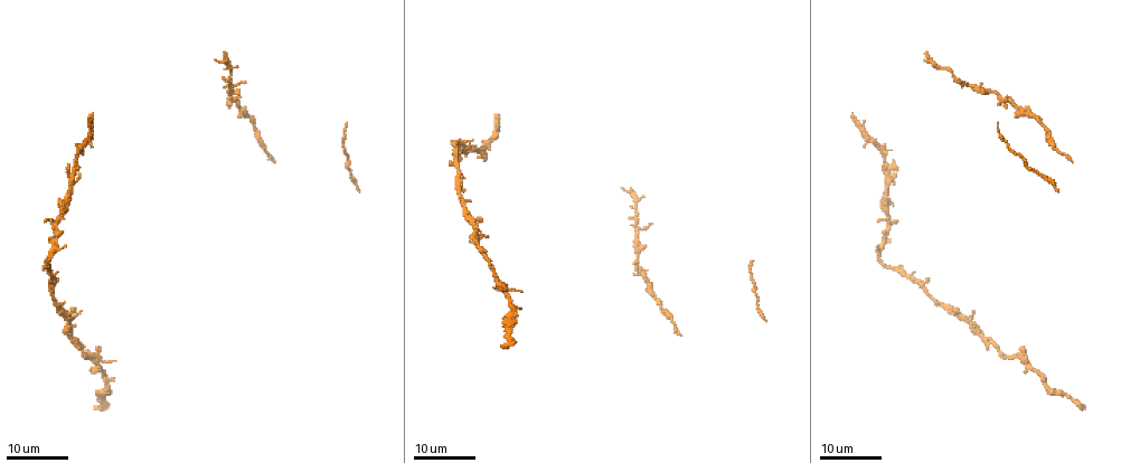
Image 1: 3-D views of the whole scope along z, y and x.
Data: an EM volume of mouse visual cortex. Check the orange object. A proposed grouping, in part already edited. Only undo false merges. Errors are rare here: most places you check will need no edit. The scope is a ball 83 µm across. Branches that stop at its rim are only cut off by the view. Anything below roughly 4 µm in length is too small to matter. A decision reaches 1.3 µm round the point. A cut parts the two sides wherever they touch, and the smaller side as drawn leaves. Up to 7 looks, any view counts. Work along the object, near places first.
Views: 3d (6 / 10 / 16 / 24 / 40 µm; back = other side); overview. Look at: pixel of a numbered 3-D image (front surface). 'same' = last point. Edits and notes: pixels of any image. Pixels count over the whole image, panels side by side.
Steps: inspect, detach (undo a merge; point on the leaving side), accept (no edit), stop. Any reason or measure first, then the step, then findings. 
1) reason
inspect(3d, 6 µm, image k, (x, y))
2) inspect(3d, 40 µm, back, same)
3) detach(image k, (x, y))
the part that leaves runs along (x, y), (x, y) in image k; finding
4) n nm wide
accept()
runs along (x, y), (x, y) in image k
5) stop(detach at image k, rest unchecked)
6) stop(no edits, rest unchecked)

a narrow waist
inspect(3d, 16 µm, image 1, (658, 305))

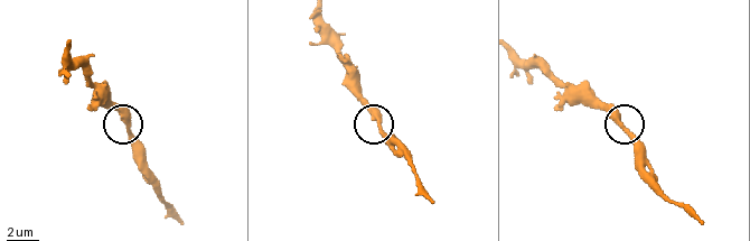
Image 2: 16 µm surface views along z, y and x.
closer look
inspect(3d, 10 µm, image 2, (380, 123))

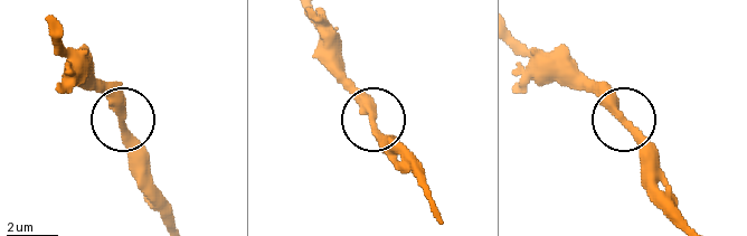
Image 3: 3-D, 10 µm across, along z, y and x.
accept()
runs along (518, 39), (575, 65), (656, 159) in image 3; one neuron here

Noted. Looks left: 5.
a narrow waist
inspect(3d, 16 µm, image 1, (680, 337))

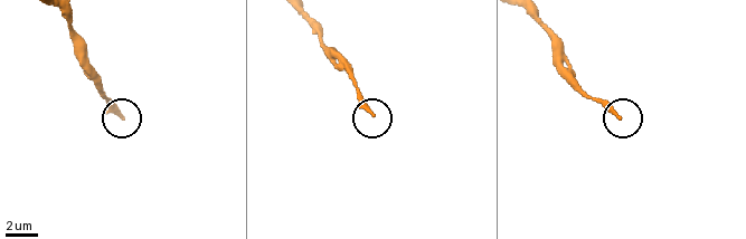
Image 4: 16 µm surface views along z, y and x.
inspect(3d, 10 µm, image 4, (619, 117))

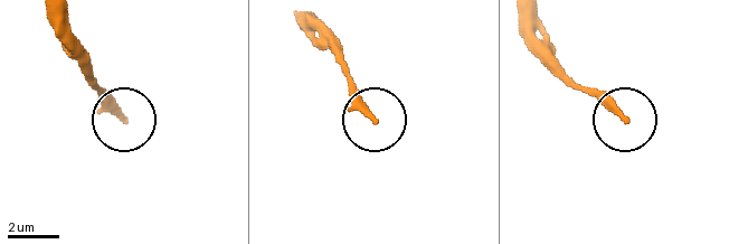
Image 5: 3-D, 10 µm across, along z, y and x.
inspect(3d, 6 µm, image 5, (125, 117))

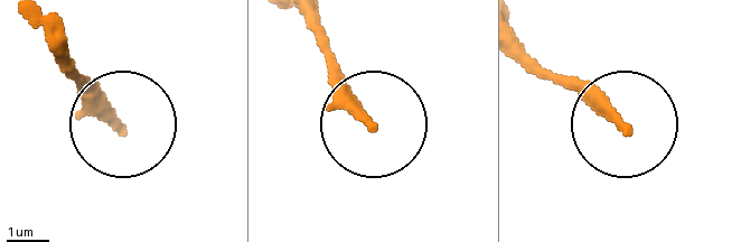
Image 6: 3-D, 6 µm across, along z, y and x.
accept()
runs along (303, 19), (375, 123) in image 6; continuous, no second neuron

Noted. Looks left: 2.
calibre changes
inspect(3d, 24 µm, image 1, (241, 107))

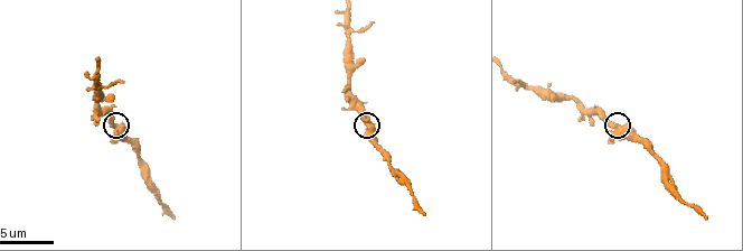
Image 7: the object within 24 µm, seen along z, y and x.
inspect(3d, 10 µm, image 7, (116, 125))

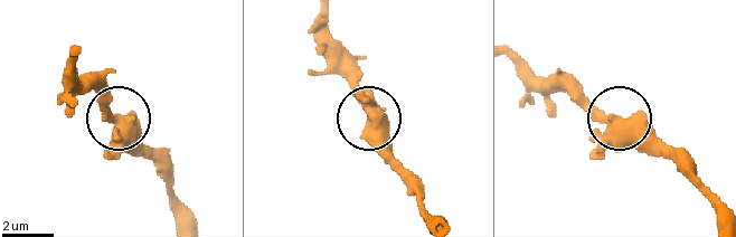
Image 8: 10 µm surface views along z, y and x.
accept()
runs along (518, 60), (633, 124), (677, 168) in image 8; continuous, no second neuron

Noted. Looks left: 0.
stop(no edits, rest unchecked)

